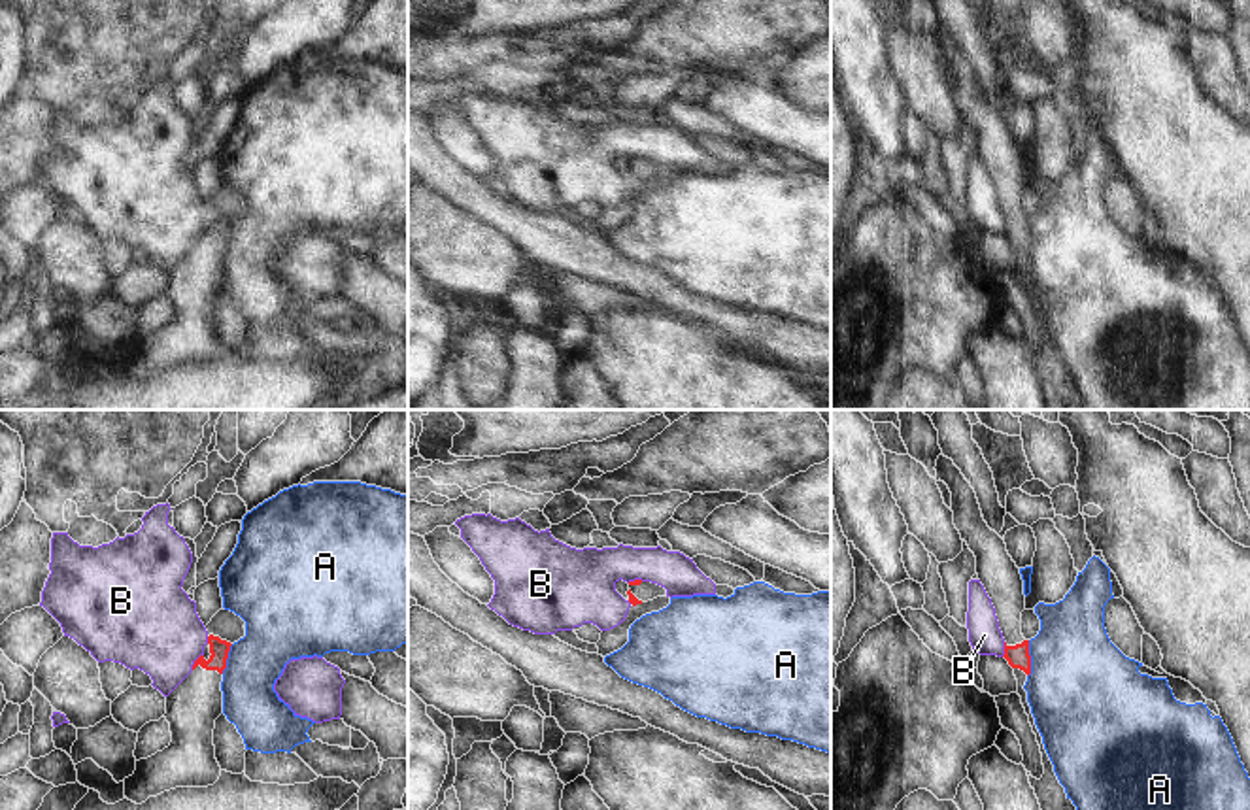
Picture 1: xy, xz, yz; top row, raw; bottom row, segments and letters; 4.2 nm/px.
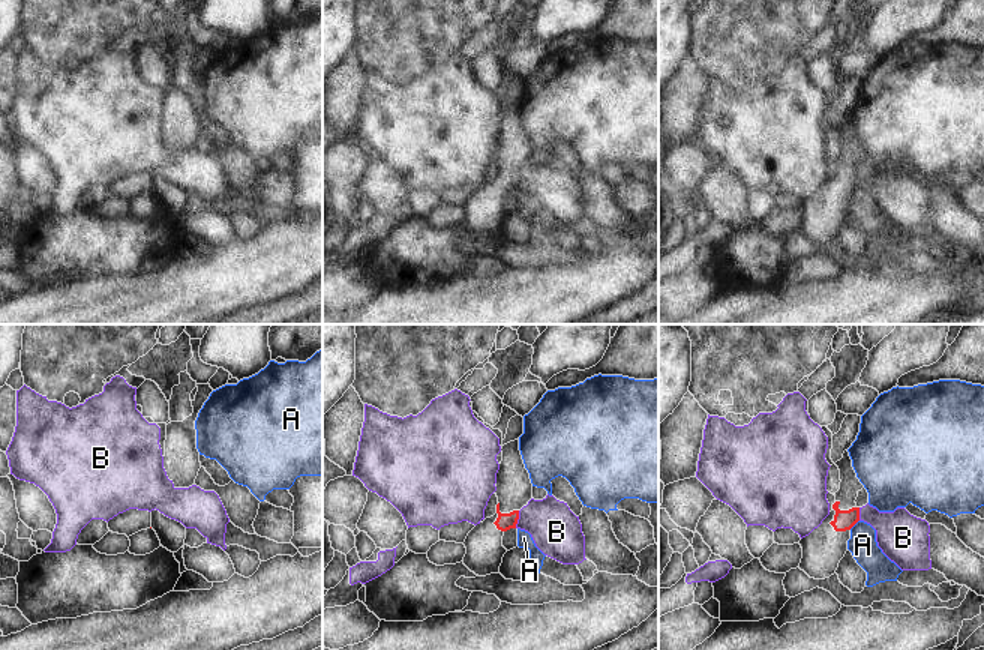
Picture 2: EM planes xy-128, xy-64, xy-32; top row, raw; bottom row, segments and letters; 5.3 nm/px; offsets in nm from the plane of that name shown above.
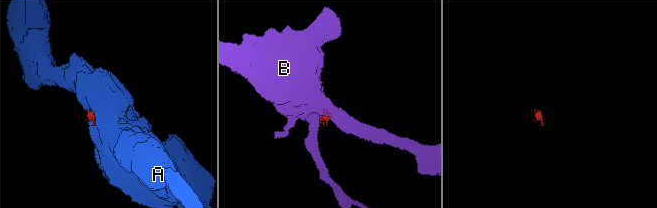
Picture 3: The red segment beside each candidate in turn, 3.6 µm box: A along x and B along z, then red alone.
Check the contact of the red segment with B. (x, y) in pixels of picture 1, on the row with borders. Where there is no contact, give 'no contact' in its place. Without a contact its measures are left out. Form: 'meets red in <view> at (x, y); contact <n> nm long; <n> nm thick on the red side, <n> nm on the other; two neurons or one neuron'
meets red in xy at (195, 661); contact 90 nm long; 80 nm thick on the red side, 400 nm on the other; two neurons

